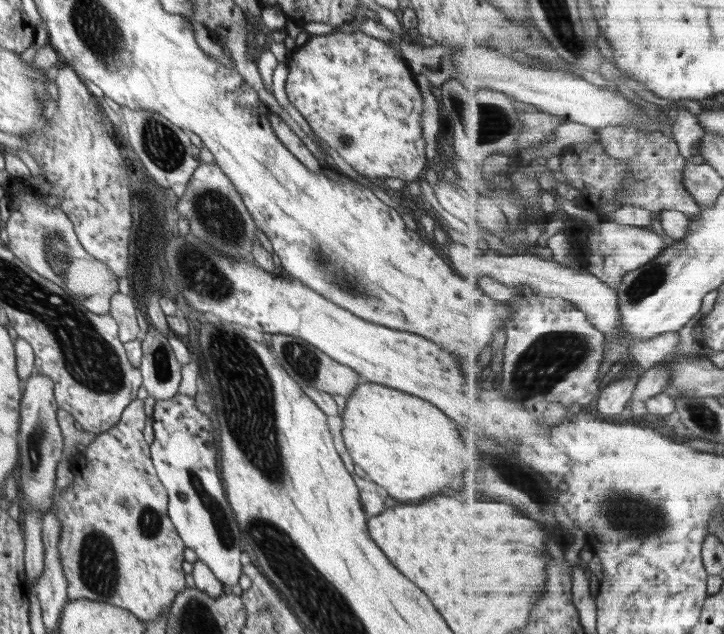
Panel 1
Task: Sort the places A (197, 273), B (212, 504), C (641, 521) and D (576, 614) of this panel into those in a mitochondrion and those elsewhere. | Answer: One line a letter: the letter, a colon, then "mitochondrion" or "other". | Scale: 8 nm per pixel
A: mitochondrion
B: mitochondrion
C: mitochondrion
D: other

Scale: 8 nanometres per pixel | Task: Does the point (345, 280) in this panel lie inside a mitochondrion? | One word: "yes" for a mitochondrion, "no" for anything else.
yes

